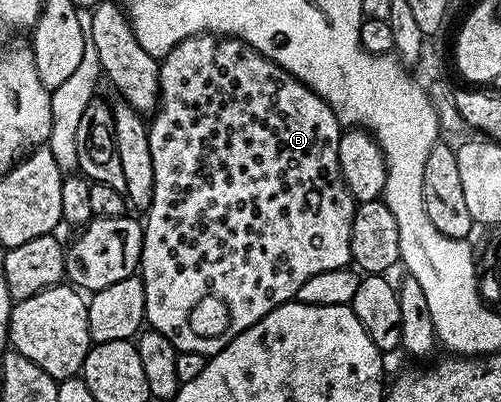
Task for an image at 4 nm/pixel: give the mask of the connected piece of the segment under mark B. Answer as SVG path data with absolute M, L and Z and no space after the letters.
M203 33L180 41L180 45L176 45L160 60L158 90L158 110L153 112L148 123L154 193L151 195L150 208L144 215L140 260L140 278L146 294L146 323L153 330L164 333L164 337L172 341L178 352L191 351L209 357L220 353L220 349L244 333L244 329L256 325L260 317L291 302L308 277L316 277L316 273L324 273L328 269L351 266L352 217L356 204L340 173L338 154L344 127L339 123L336 113L332 113L330 106L311 87L304 86L295 75L277 67L252 45L233 35Z

